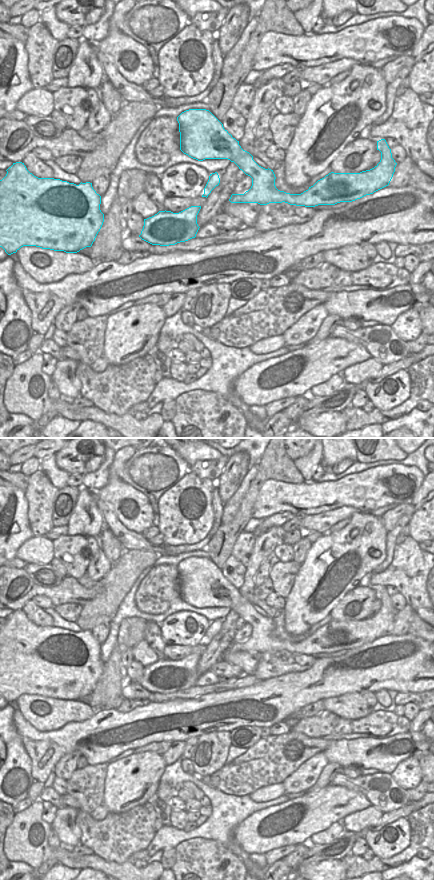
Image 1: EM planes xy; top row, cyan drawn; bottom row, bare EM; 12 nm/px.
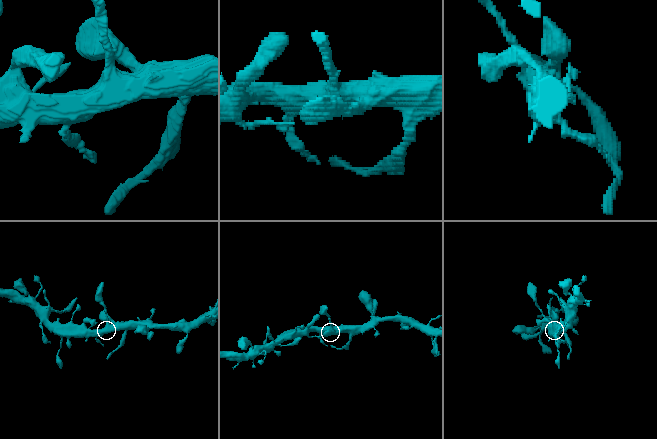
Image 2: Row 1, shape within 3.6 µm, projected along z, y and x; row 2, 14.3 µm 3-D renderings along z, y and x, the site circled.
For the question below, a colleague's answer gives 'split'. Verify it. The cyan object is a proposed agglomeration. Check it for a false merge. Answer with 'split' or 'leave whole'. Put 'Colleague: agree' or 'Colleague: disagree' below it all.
leave whole
Colleague: disagree

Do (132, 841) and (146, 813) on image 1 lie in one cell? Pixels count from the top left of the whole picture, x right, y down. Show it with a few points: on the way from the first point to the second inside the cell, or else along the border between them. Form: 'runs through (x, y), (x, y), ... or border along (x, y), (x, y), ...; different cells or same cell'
runs through (132, 834), (140, 820); same cell

